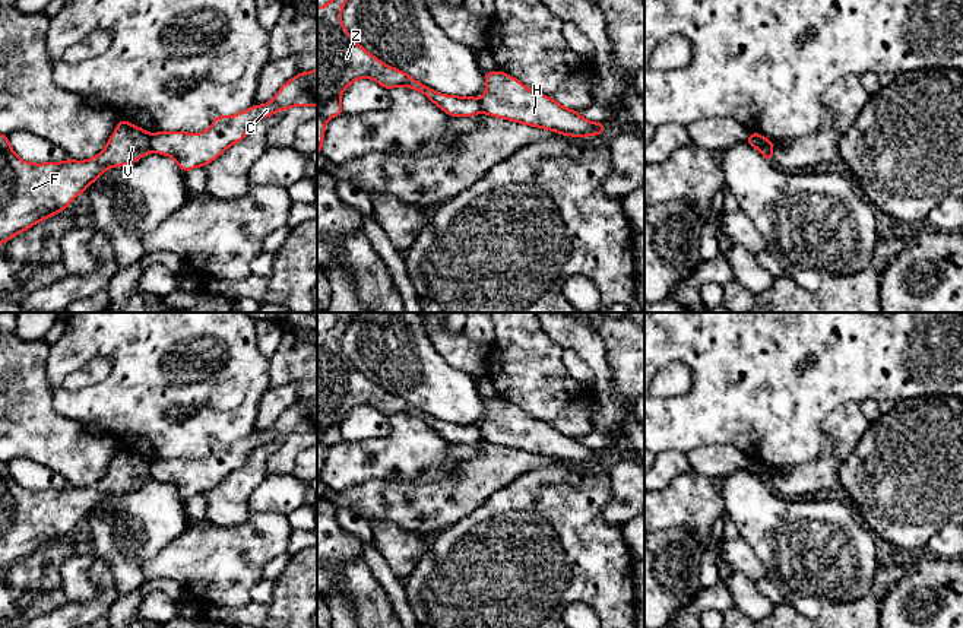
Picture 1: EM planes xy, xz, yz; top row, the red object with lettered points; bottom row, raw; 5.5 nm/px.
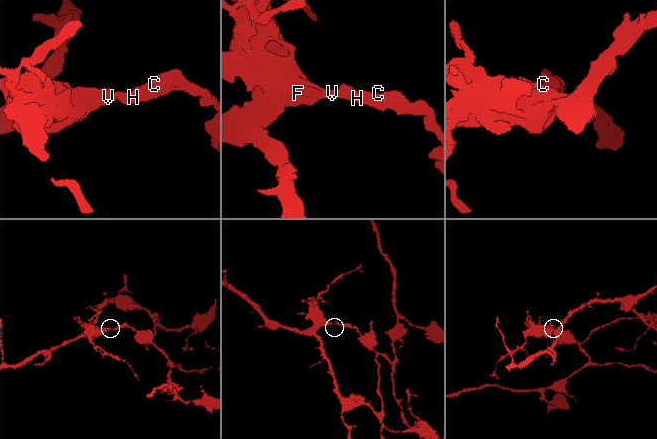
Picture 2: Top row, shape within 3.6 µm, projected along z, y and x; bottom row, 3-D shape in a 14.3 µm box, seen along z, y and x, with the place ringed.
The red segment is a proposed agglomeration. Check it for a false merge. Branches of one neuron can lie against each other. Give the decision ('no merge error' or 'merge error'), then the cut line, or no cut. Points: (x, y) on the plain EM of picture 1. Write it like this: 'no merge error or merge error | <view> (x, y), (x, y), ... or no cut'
merge error | xy (148, 462), (148, 470), (152, 476)

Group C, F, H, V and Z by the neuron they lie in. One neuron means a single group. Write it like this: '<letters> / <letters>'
C H / F V Z

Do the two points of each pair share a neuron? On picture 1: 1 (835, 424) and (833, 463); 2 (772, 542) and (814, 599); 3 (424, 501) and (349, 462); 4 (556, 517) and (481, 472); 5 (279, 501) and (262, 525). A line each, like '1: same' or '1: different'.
1: same
2: same
3: different
4: different
5: different

